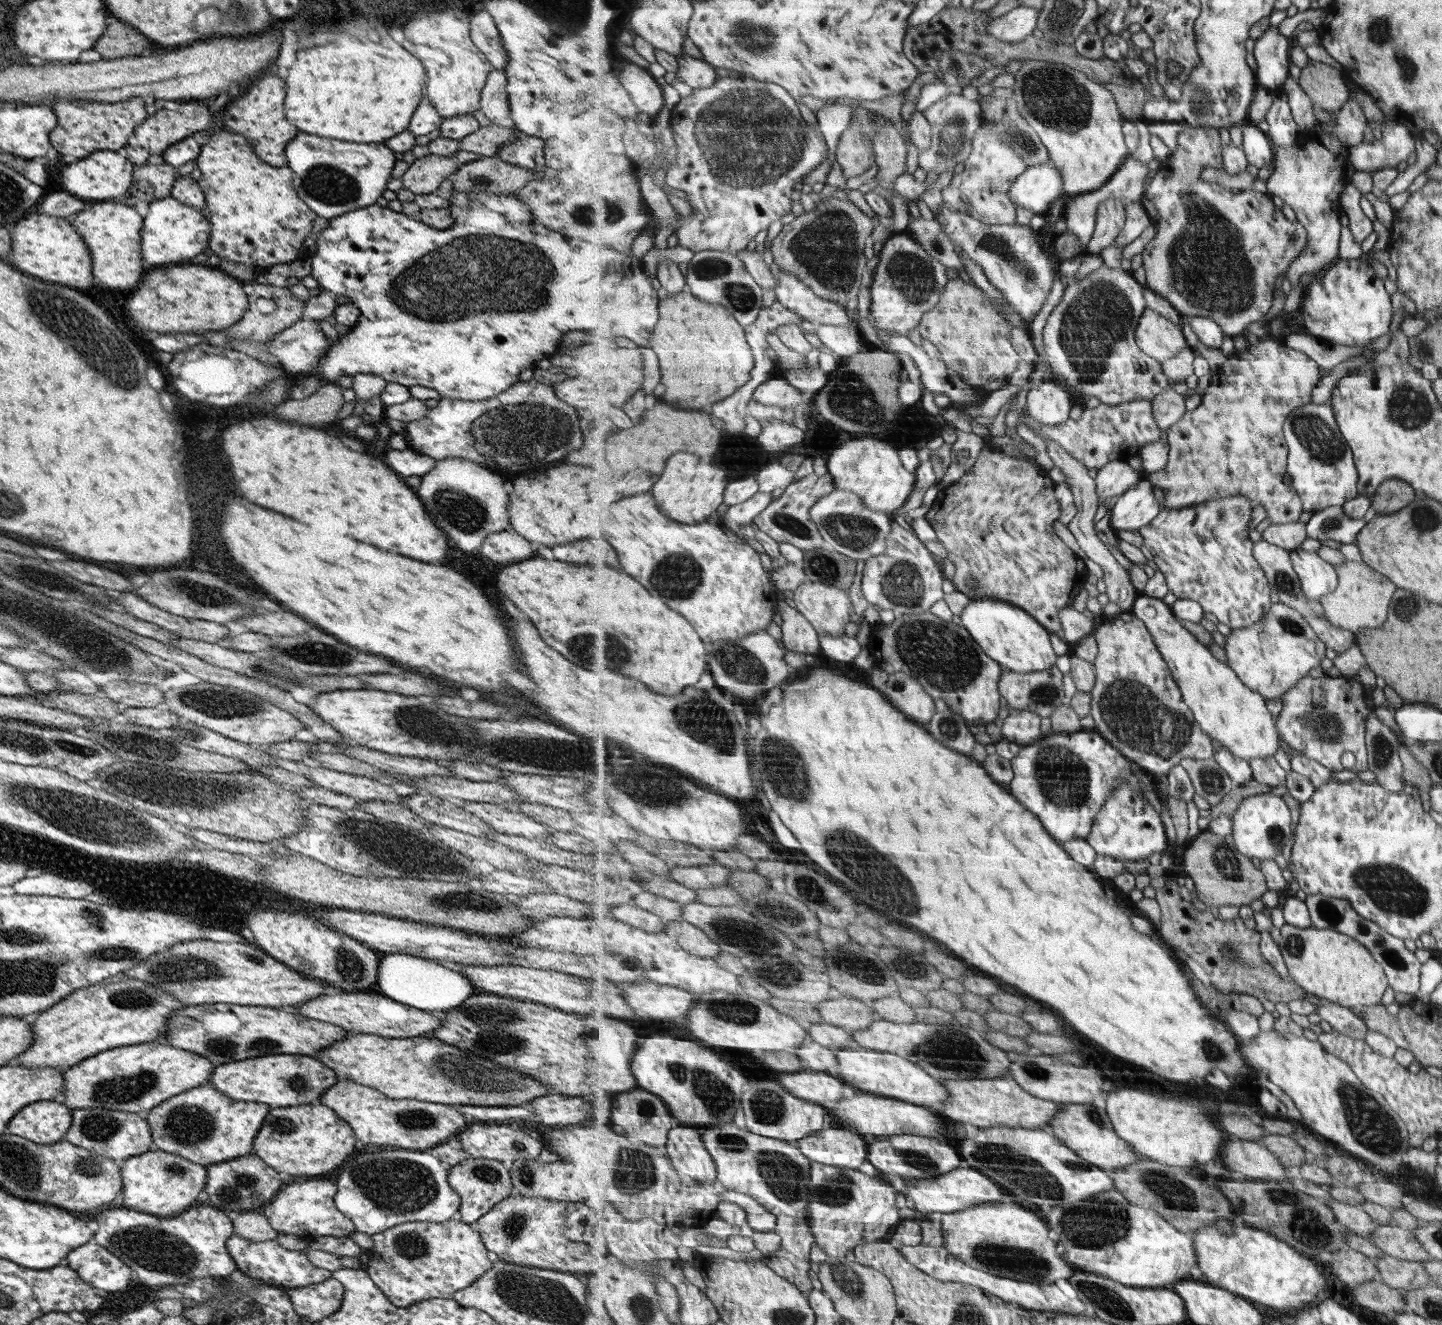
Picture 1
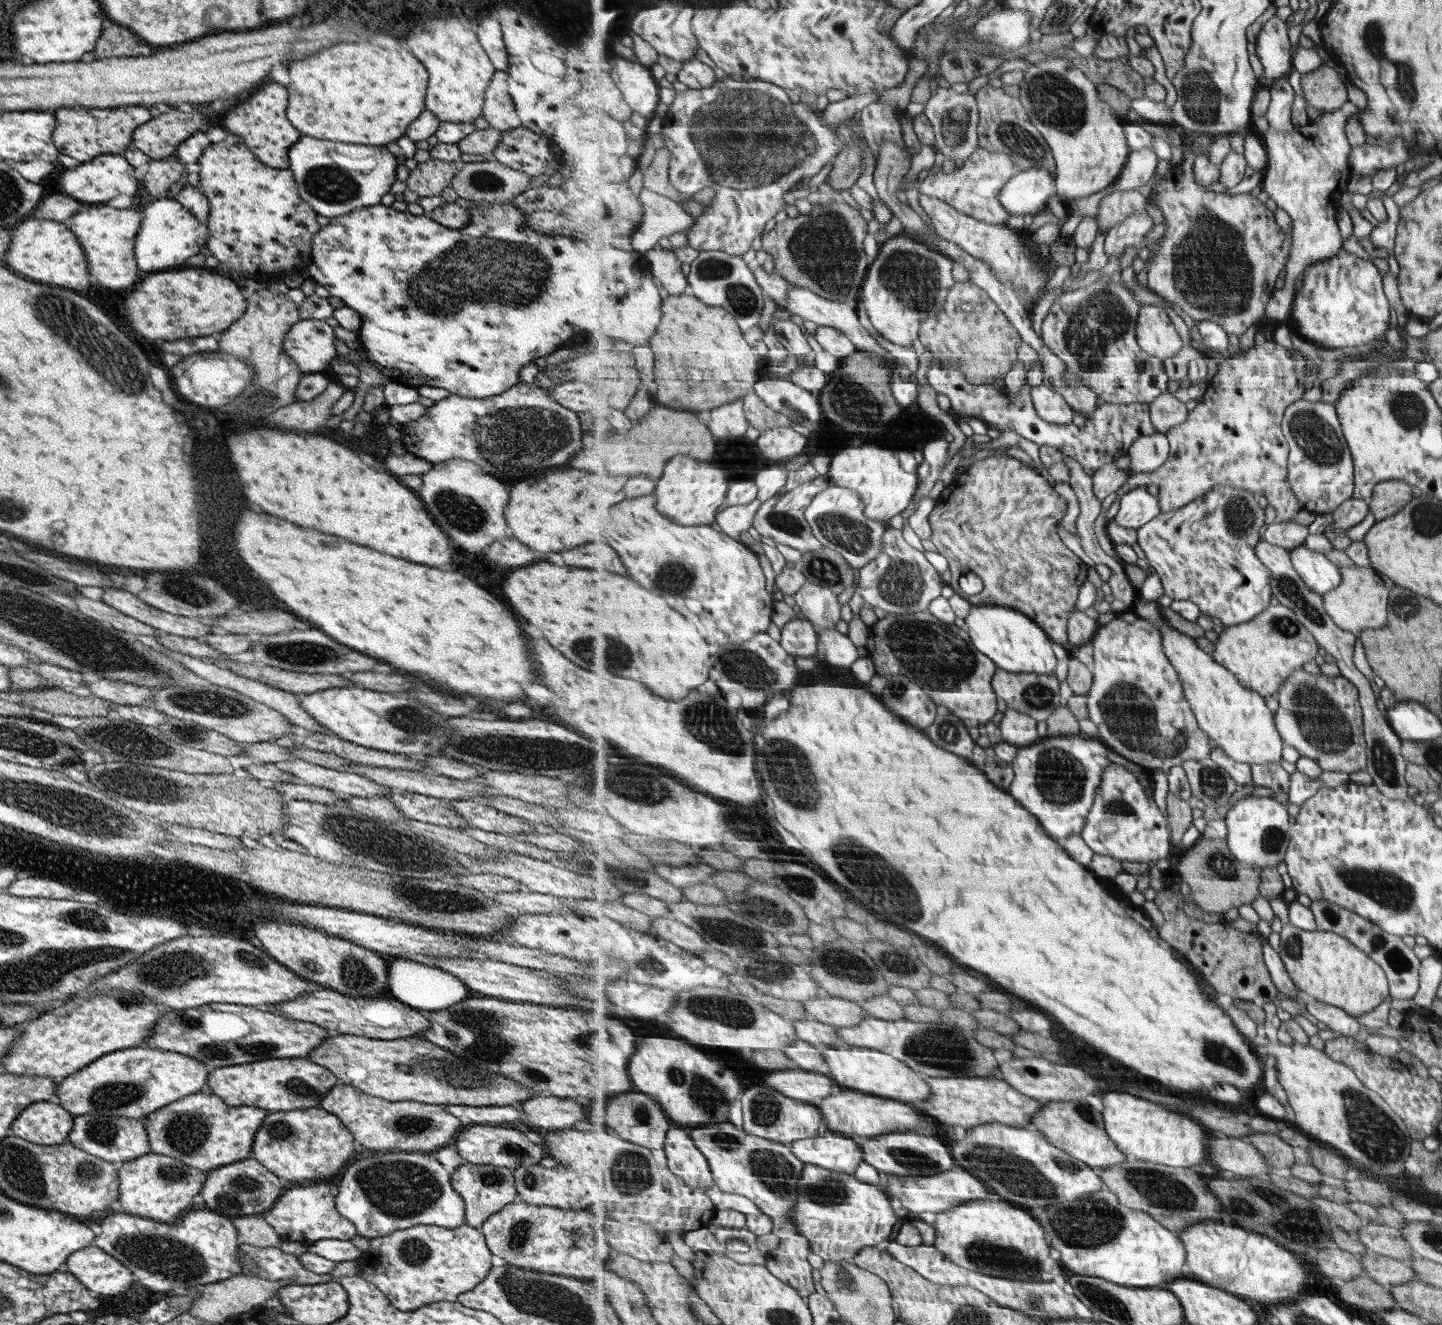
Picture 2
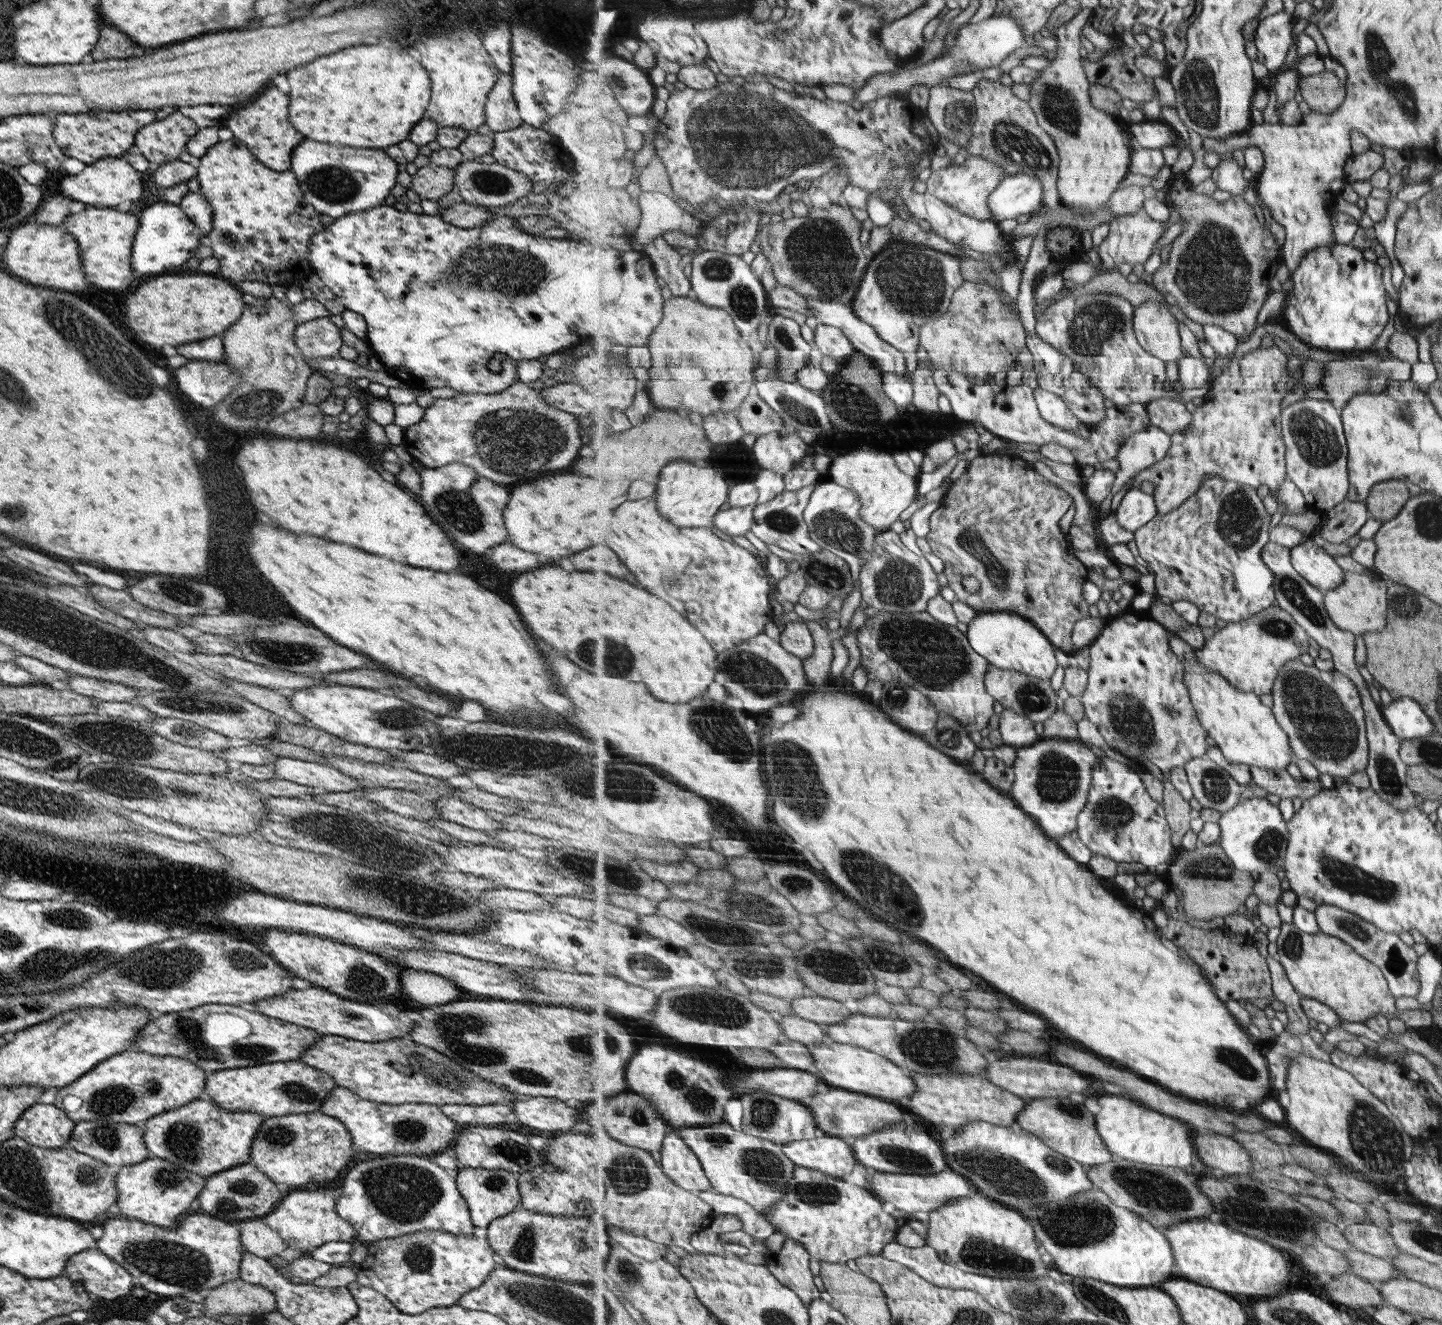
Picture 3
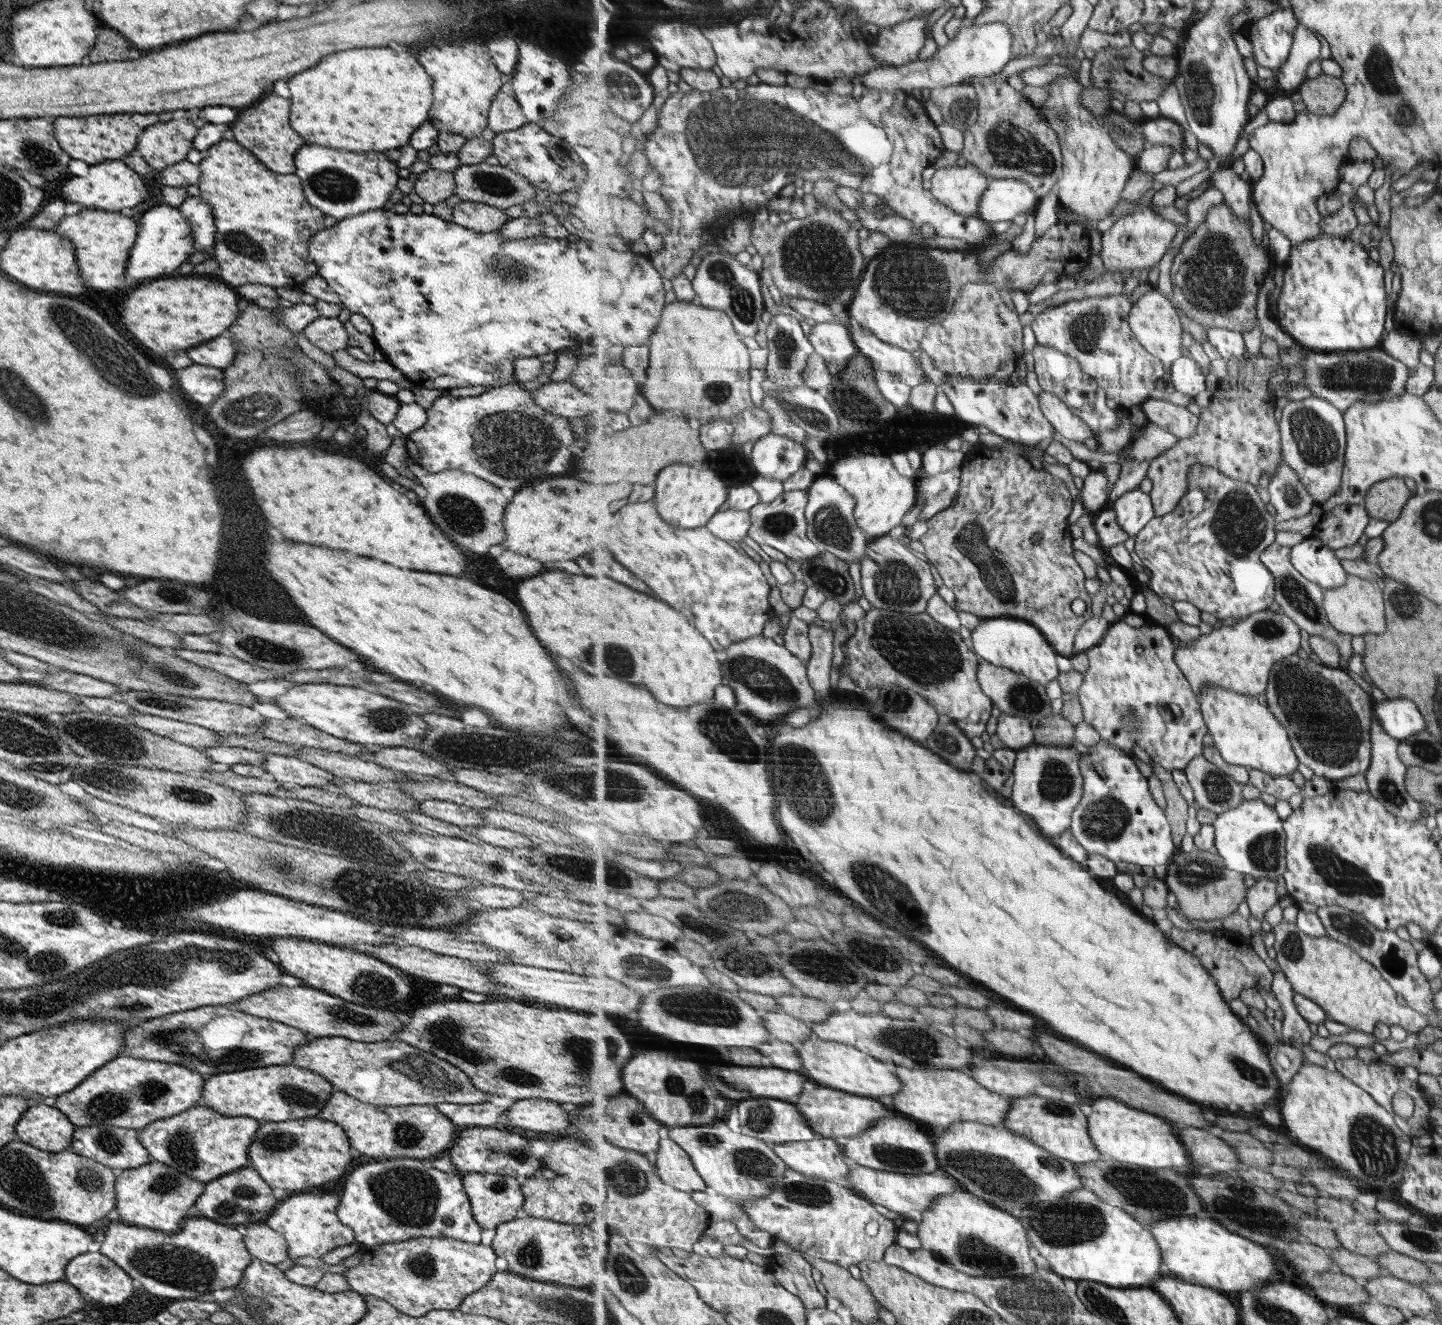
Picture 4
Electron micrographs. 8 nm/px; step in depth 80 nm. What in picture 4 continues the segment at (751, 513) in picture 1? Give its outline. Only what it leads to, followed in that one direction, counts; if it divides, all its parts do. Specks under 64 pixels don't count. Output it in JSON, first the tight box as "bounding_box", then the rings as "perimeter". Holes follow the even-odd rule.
{"bounding_box":[708,509,752,543],"perimeter":[[[727,509],[718,512],[708,522],[709,530],[727,542],[741,543],[749,535],[752,525],[750,510]]]}

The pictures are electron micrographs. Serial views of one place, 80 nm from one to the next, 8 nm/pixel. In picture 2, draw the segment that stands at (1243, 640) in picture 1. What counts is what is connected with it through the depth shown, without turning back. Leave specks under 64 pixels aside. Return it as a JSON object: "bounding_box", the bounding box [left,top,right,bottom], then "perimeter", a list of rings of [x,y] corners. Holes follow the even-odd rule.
{"bounding_box":[1212,605,1319,696],"perimeter":[[[1271,605],[1253,620],[1235,626],[1224,626],[1212,652],[1215,662],[1226,666],[1239,682],[1263,696],[1275,696],[1281,685],[1307,662],[1317,658],[1319,641],[1299,620],[1291,607]]]}

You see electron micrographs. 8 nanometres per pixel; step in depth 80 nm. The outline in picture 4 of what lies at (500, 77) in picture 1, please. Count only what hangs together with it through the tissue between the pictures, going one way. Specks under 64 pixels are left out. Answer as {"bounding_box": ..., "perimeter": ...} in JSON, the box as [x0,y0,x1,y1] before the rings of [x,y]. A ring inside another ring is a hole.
{"bounding_box":[486,76,527,133],"perimeter":[[[506,76],[498,93],[490,100],[486,127],[498,133],[523,126],[527,120],[520,112],[510,87],[509,76]]]}

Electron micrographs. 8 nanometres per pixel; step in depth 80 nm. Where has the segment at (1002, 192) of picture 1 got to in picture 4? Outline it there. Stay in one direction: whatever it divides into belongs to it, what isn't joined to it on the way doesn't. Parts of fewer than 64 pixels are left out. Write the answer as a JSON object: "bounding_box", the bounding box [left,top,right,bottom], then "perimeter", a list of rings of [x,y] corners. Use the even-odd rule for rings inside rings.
{"bounding_box":[930,164,992,217],"perimeter":[[[976,164],[941,168],[930,179],[930,191],[955,212],[979,217],[980,202],[992,179]]]}

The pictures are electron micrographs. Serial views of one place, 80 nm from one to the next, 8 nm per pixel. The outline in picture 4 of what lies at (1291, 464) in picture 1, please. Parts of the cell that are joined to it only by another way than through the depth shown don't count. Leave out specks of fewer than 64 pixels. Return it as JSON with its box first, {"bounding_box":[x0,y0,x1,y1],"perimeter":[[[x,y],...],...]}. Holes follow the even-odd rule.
{"bounding_box":[1280,395,1347,506],"perimeter":[[[1312,395],[1299,401],[1289,401],[1280,416],[1284,462],[1288,462],[1288,465],[1296,470],[1306,490],[1311,493],[1315,502],[1322,506],[1340,491],[1342,485],[1347,449],[1344,412],[1329,400]]]}

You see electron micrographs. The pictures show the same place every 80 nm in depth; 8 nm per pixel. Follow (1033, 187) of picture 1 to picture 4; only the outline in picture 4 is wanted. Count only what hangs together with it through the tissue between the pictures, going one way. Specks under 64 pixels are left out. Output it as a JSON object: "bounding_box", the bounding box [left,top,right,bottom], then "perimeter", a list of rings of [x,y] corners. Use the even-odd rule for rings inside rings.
{"bounding_box":[980,179,1040,223],"perimeter":[[[992,179],[980,202],[980,216],[988,223],[1015,220],[1019,214],[1034,213],[1040,197],[1032,186],[1019,179]]]}

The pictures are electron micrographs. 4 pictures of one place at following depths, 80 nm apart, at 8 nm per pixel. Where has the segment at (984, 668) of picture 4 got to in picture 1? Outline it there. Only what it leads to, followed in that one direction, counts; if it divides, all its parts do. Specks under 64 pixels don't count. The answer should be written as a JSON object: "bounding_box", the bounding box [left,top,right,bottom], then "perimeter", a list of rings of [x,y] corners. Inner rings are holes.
{"bounding_box":[999,665,1065,718],"perimeter":[[[1056,665],[1032,673],[1005,670],[999,690],[1010,710],[1033,711],[1041,718],[1051,718],[1065,698],[1063,672]]]}

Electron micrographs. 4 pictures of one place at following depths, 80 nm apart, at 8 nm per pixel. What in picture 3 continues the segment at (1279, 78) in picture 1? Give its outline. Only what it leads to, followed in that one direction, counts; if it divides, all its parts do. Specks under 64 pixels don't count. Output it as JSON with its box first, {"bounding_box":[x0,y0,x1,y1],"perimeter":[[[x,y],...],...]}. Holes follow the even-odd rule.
{"bounding_box":[1254,11,1297,73],"perimeter":[[[1281,11],[1261,20],[1256,28],[1254,40],[1258,46],[1258,60],[1270,71],[1281,73],[1287,54],[1293,46],[1293,24],[1297,18],[1293,13]]]}

